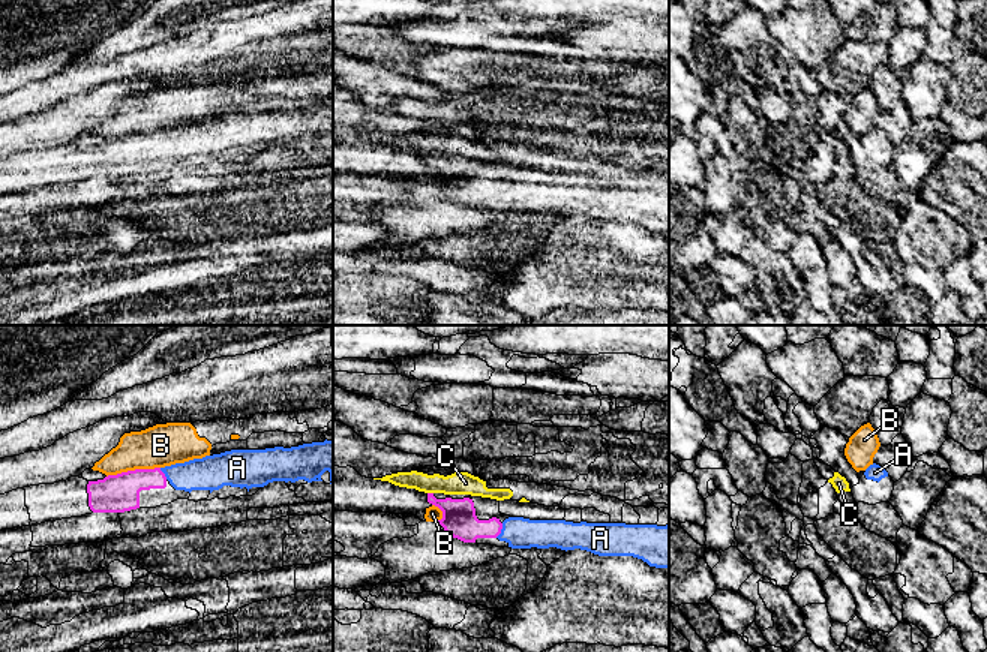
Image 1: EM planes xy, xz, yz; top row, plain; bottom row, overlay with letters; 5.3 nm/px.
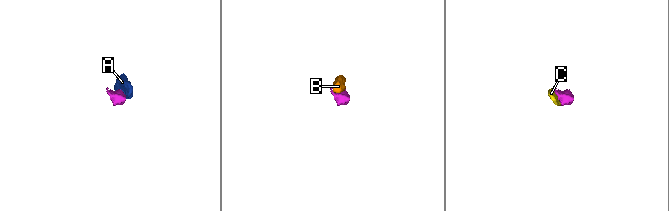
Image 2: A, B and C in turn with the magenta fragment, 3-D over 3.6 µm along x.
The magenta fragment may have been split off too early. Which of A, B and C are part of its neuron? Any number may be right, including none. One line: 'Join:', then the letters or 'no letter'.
Join: A

